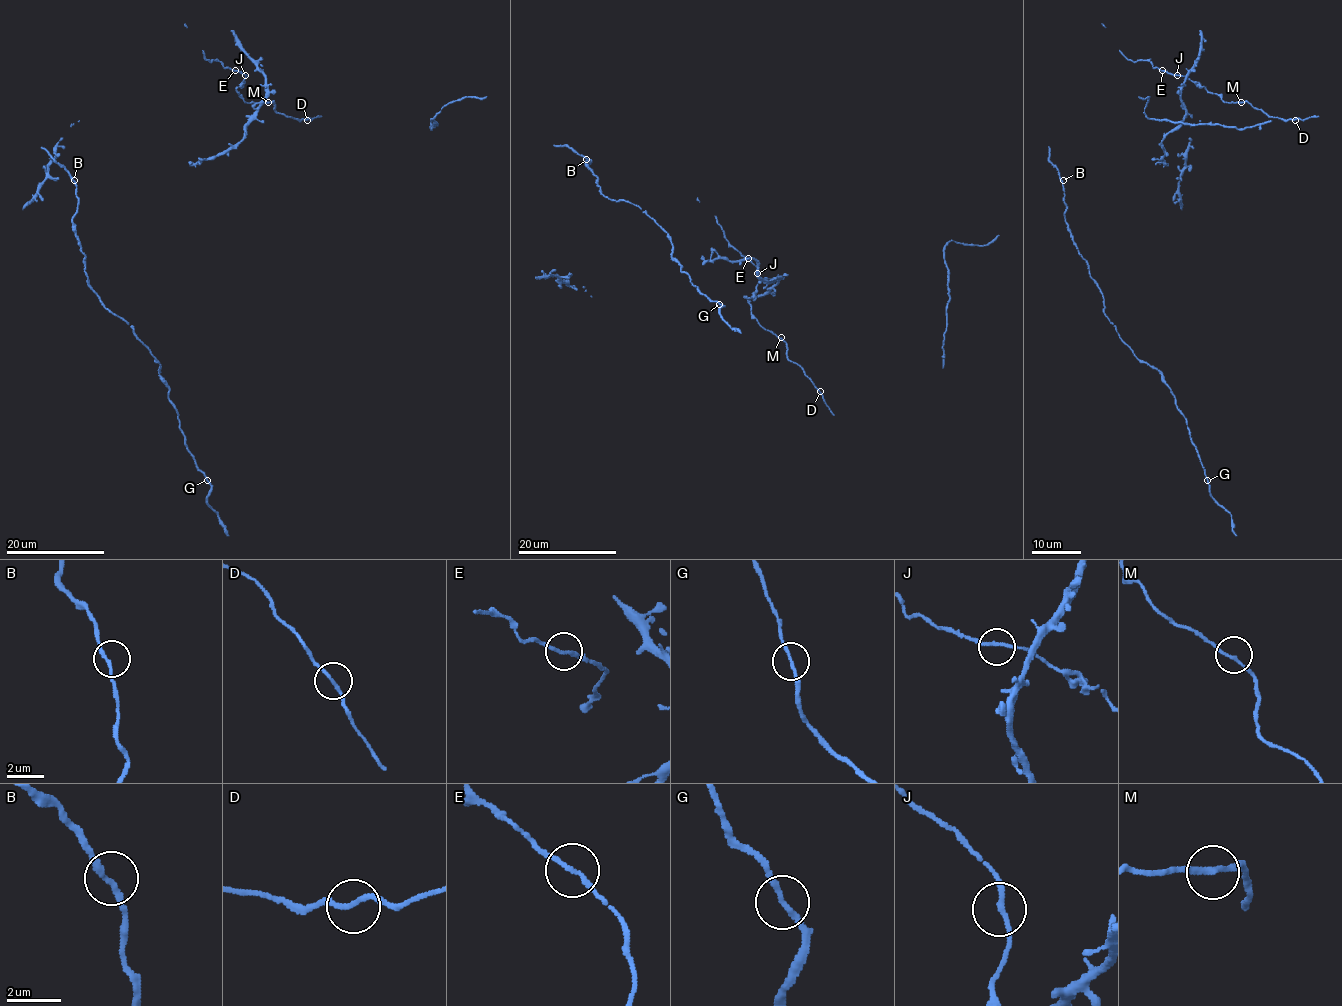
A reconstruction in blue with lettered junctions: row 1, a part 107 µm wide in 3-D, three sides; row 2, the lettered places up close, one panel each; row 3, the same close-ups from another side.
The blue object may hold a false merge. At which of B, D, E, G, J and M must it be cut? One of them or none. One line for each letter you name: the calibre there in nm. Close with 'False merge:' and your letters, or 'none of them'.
False merge: none of them

